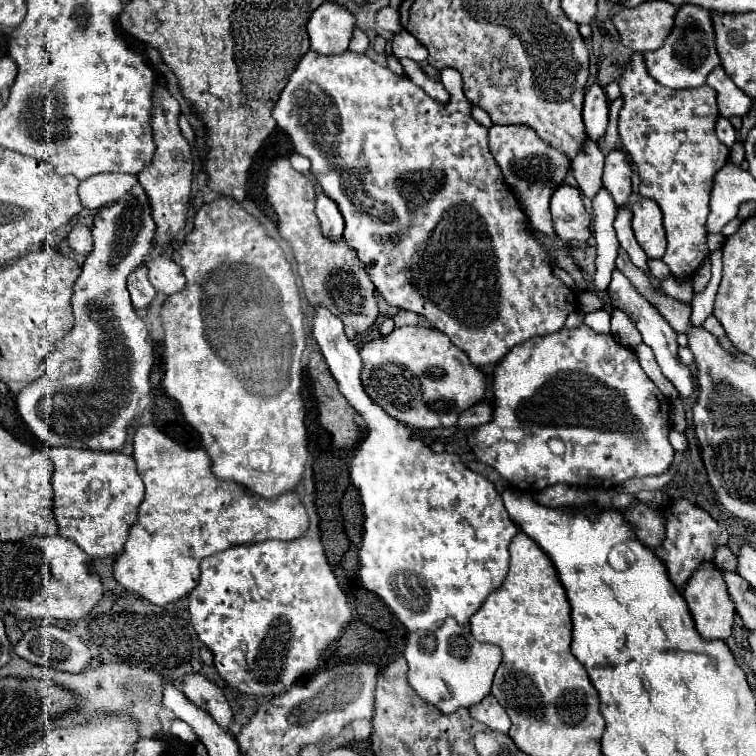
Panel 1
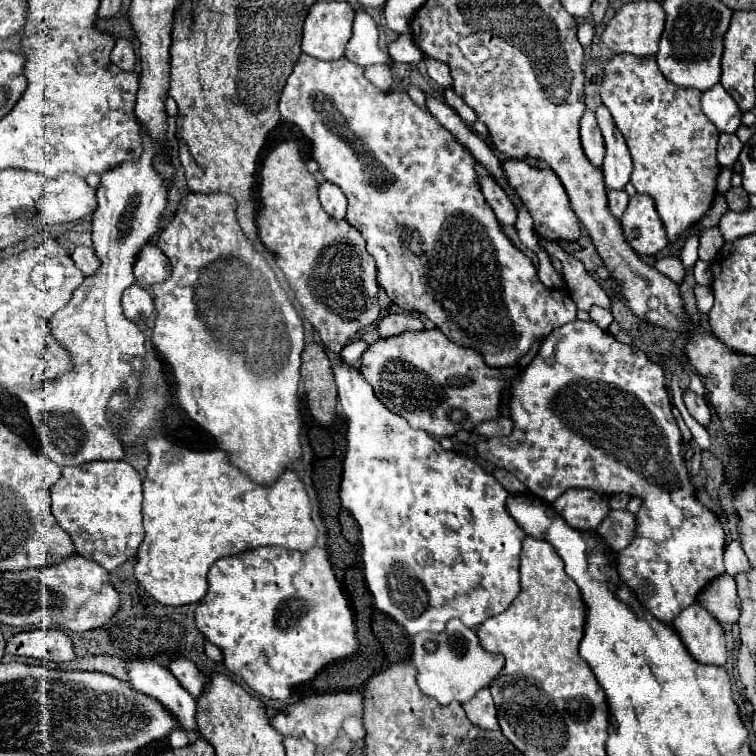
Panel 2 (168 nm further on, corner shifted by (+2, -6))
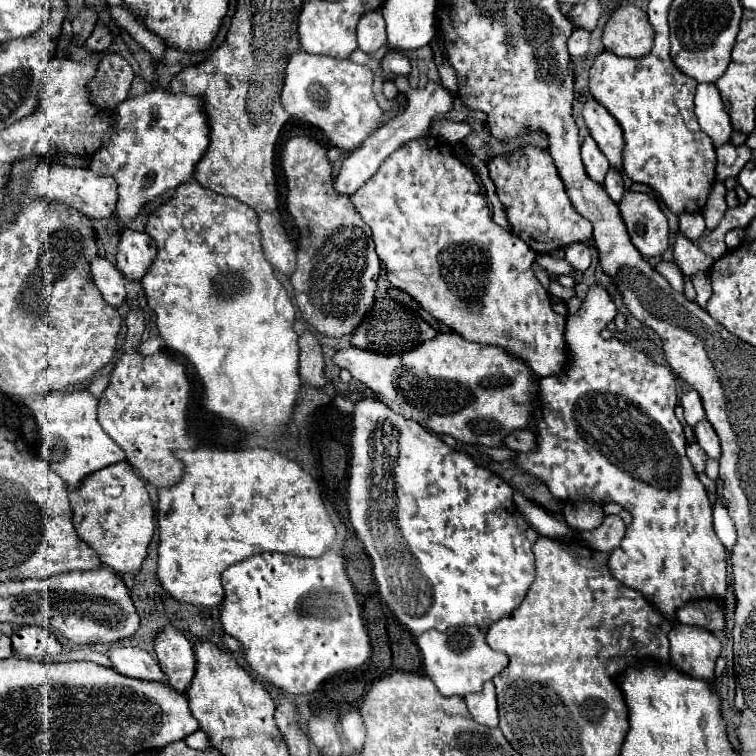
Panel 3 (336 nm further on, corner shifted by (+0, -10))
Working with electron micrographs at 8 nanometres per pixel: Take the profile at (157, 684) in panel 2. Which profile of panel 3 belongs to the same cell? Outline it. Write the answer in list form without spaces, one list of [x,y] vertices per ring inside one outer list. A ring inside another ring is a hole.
[[[114,647],[108,651],[112,667],[126,677],[144,679],[144,681],[168,681],[158,667],[158,661],[140,647]]]

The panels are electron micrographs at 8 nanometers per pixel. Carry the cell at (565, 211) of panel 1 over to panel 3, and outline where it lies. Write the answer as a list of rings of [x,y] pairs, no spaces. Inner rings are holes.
[[[524,145],[514,153],[502,153],[488,161],[488,171],[496,183],[498,199],[506,209],[506,217],[512,233],[528,243],[538,255],[554,249],[586,243],[592,237],[592,225],[584,219],[568,199],[564,181],[548,151],[536,145]]]

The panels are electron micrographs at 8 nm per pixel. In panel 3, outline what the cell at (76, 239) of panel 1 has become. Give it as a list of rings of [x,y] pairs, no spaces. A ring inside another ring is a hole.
[[[96,257],[90,261],[92,263],[92,277],[94,283],[98,285],[100,293],[104,295],[104,301],[112,307],[122,307],[126,299],[126,289],[124,289],[124,277],[122,273],[104,257]]]

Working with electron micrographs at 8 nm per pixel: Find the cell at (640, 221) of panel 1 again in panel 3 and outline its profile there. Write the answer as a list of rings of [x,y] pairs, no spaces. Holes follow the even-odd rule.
[[[626,191],[618,203],[622,221],[634,247],[644,257],[662,255],[670,245],[668,219],[652,193]]]

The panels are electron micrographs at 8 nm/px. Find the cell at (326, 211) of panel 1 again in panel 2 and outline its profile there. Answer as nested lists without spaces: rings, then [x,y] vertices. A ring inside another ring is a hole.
[[[322,183],[320,185],[320,205],[322,209],[332,217],[332,219],[344,219],[346,217],[346,197],[344,193],[332,185],[332,183]]]

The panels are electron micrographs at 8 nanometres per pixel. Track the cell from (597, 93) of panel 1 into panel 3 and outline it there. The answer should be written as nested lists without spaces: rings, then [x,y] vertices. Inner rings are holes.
[[[590,135],[586,137],[586,141],[582,143],[582,163],[586,167],[586,173],[592,181],[596,183],[604,183],[604,177],[610,169],[608,159],[602,155],[602,151],[598,151],[598,145],[594,143],[594,139],[590,139]]]

